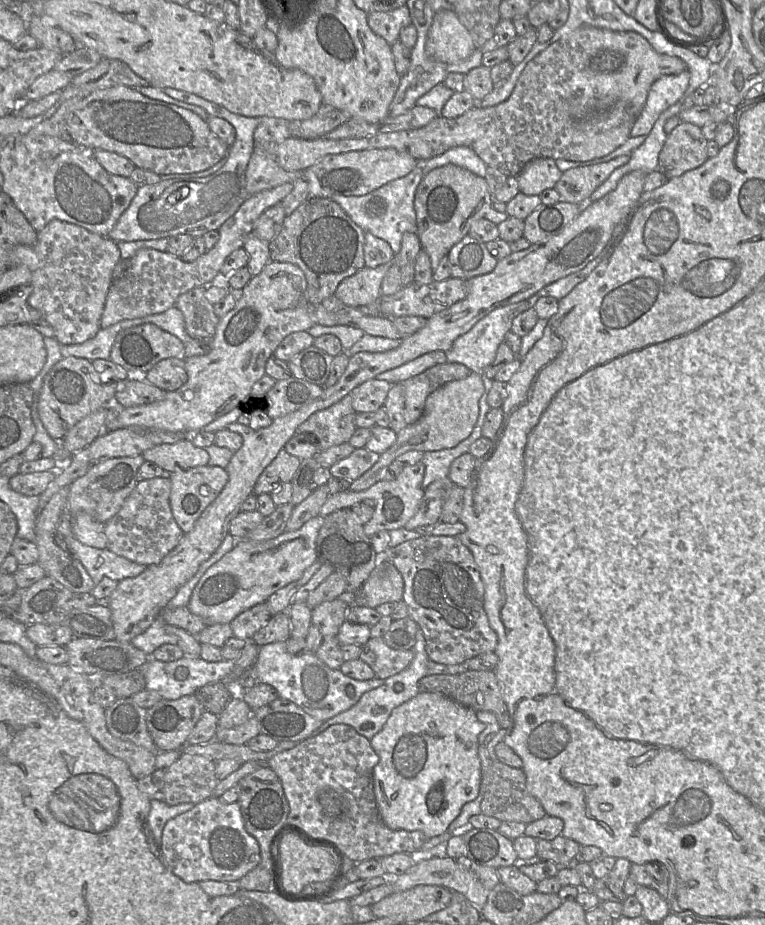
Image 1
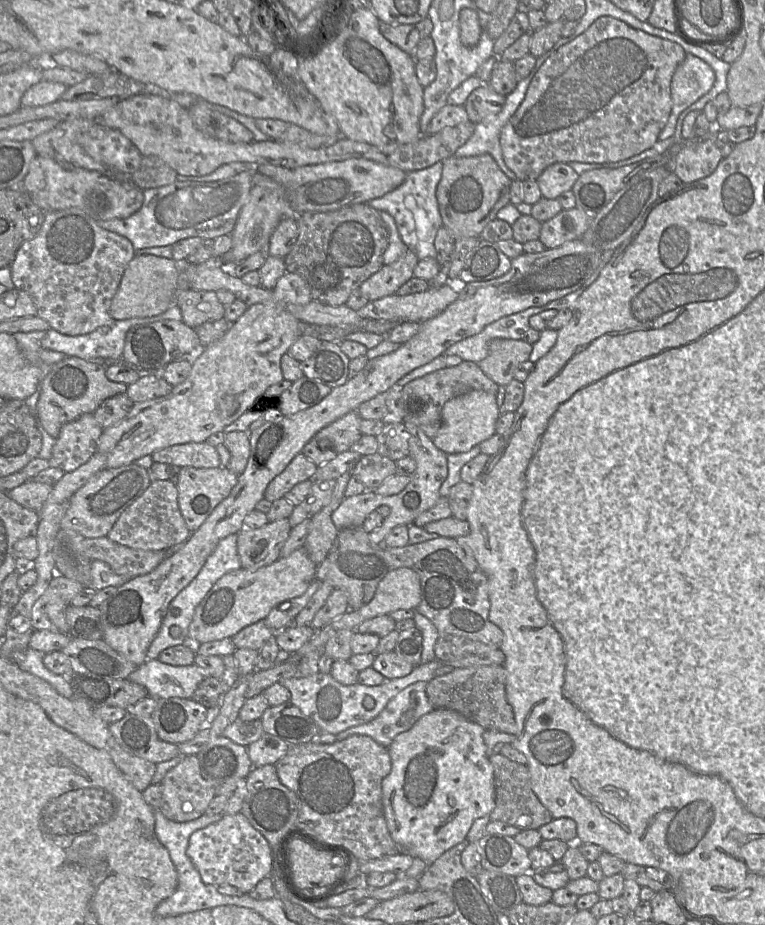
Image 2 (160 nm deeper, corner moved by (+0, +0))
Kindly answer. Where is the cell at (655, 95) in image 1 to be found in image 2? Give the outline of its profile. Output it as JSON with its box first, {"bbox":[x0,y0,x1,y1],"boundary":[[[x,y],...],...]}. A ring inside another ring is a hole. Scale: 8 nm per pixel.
{"bbox":[659,54,715,140],"boundary":[[[686,54],[671,80],[672,110],[666,126],[659,134],[659,140],[673,137],[680,114],[707,94],[715,79],[715,72],[709,64],[692,54]]]}

